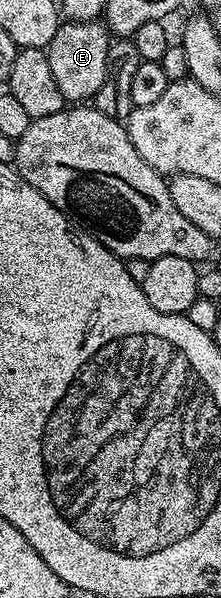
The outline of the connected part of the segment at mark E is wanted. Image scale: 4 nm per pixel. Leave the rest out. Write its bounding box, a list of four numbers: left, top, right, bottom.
[47,21,111,101]

